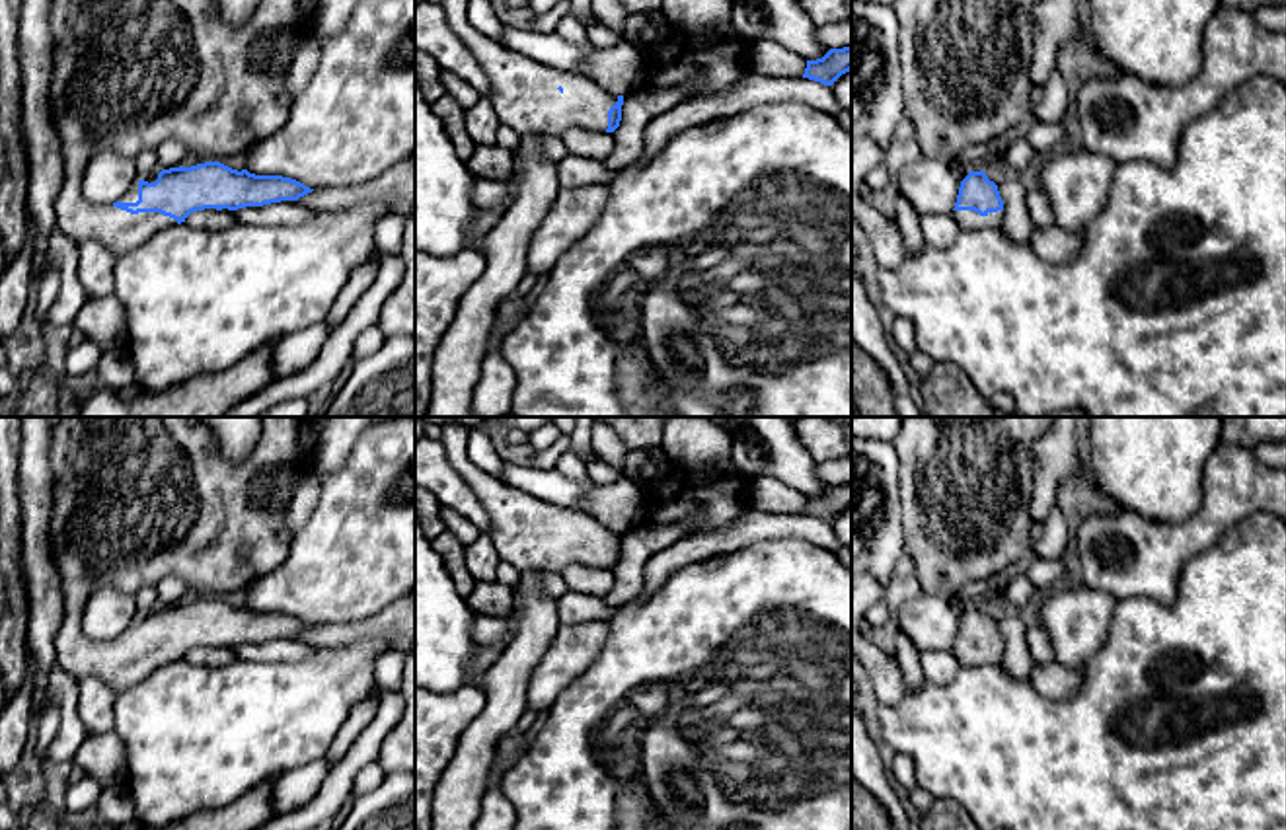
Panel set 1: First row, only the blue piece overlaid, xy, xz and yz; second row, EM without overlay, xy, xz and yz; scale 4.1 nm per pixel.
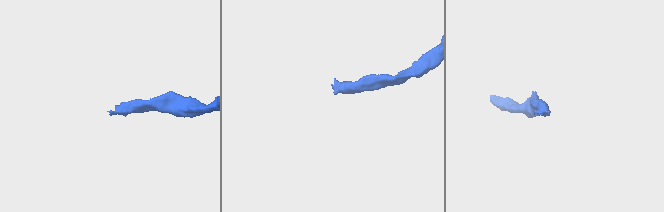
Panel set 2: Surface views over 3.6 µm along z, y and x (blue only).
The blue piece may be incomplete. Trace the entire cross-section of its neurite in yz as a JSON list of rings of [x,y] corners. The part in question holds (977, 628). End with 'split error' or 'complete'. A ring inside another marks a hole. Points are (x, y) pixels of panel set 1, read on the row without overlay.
[[[968,602],[953,647],[961,666],[996,666],[1002,660],[1003,637],[998,622],[982,606]]] | split error

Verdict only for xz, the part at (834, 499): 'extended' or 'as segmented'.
as segmented

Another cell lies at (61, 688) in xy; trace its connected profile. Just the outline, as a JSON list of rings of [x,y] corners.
[[[58,664],[49,672],[41,711],[49,701],[58,709],[60,723],[47,750],[47,758],[53,762],[72,762],[90,733],[78,717],[78,680],[66,674]]]

